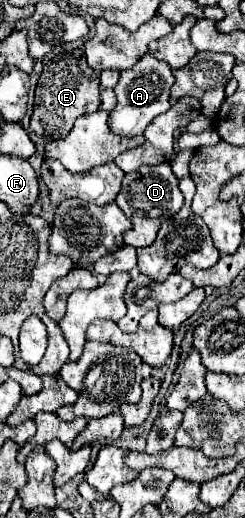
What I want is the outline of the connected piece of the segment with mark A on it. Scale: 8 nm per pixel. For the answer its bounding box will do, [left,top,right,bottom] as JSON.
[109,54,175,136]

